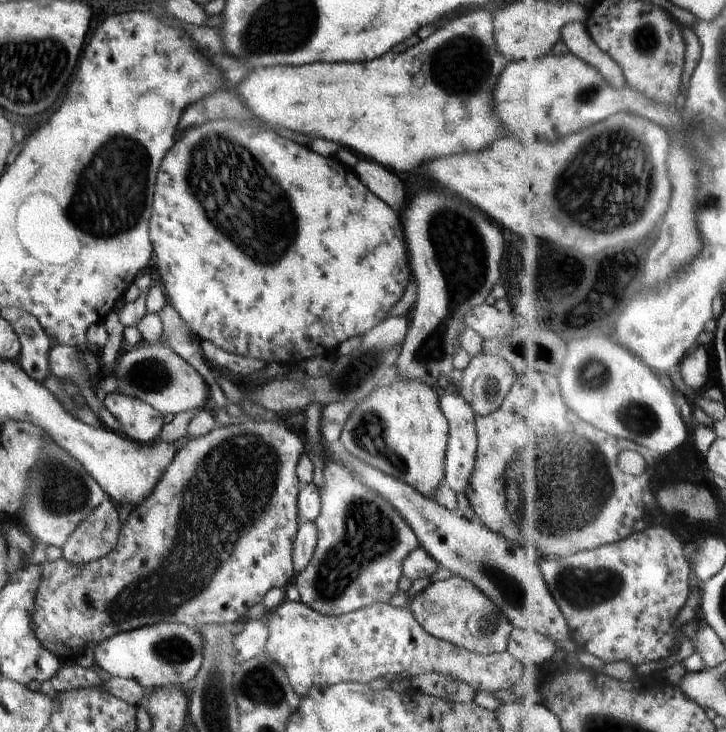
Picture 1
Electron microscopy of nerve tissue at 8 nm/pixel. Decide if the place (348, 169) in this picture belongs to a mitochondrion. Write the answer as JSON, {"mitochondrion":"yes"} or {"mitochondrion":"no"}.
{"mitochondrion":"no"}

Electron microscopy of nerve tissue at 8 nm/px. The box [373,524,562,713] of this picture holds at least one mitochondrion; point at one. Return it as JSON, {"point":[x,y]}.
{"point":[512,597]}

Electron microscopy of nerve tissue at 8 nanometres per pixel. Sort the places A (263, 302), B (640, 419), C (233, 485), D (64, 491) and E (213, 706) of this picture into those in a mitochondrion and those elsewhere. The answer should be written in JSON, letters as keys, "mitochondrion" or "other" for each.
{"A":"other","B":"mitochondrion","C":"mitochondrion","D":"mitochondrion","E":"mitochondrion"}

